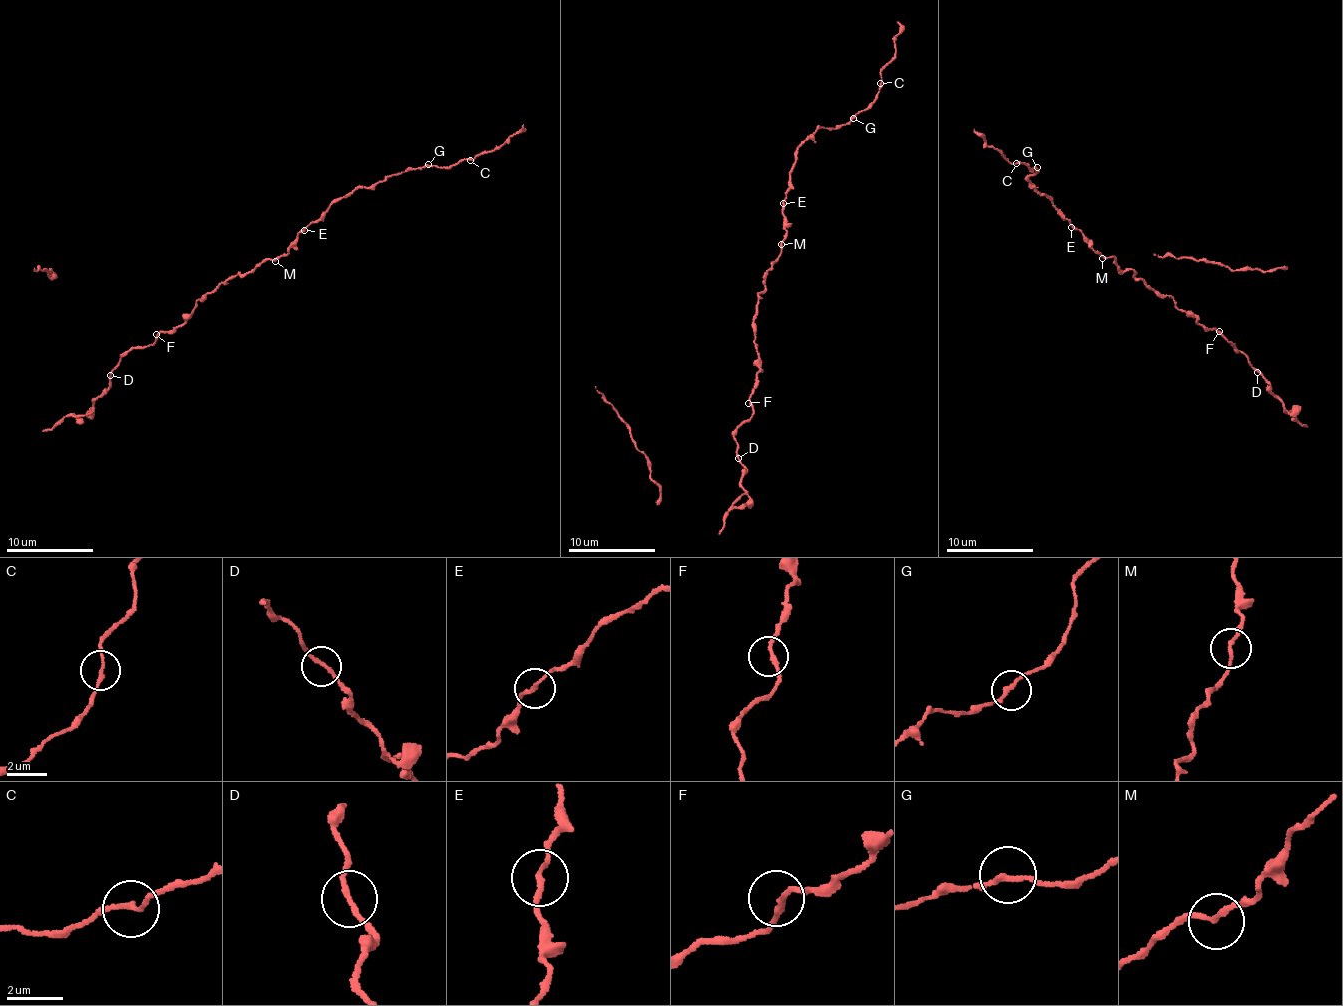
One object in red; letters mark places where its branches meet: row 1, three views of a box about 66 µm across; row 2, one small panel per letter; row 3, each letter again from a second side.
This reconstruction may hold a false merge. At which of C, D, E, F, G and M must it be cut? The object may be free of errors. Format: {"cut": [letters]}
{"cut": []}

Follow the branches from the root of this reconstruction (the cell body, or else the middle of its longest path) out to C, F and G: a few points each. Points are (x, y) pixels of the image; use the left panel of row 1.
C: (241, 275), (287, 252), (299, 234), (357, 189), (366, 189), (393, 173), (423, 167), (452, 167), (470, 159)
F: (241, 275), (238, 272), (204, 294), (196, 302), (193, 313), (178, 327), (156, 334)
G: (241, 275), (287, 252), (299, 234), (343, 197), (357, 189), (371, 186), (393, 173), (428, 164)

